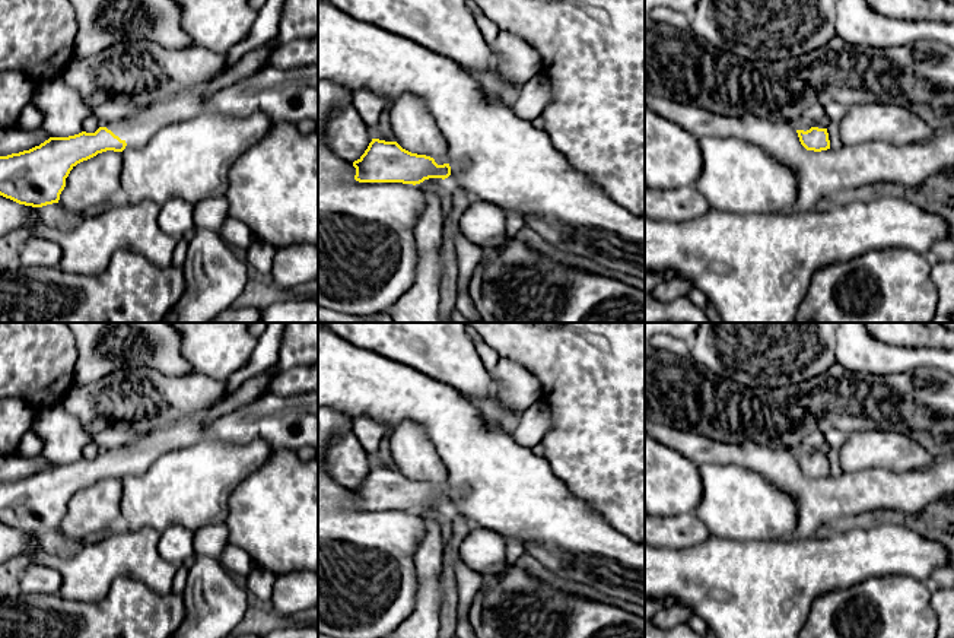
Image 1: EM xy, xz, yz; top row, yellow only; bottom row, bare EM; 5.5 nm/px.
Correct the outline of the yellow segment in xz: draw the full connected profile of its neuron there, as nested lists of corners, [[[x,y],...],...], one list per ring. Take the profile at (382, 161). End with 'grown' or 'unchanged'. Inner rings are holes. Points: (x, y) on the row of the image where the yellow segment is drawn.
[[[372,139],[365,153],[353,162],[359,182],[420,184],[429,178],[452,181],[451,159],[441,165],[426,155],[411,153],[397,142]]]; grown

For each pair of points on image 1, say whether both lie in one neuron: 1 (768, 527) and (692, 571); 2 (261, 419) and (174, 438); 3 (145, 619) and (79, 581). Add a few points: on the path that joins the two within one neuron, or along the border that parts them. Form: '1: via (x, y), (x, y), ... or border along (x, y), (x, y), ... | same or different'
1: border along (711, 535), (737, 542), (775, 539) | different
2: via (239, 427), (196, 431) | same
3: border along (137, 580), (118, 577), (102, 599), (73, 600) | different

